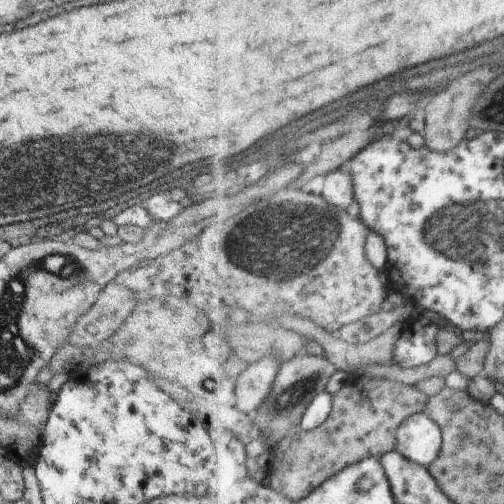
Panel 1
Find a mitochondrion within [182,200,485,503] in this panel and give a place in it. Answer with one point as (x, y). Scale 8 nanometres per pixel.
(288, 243)

